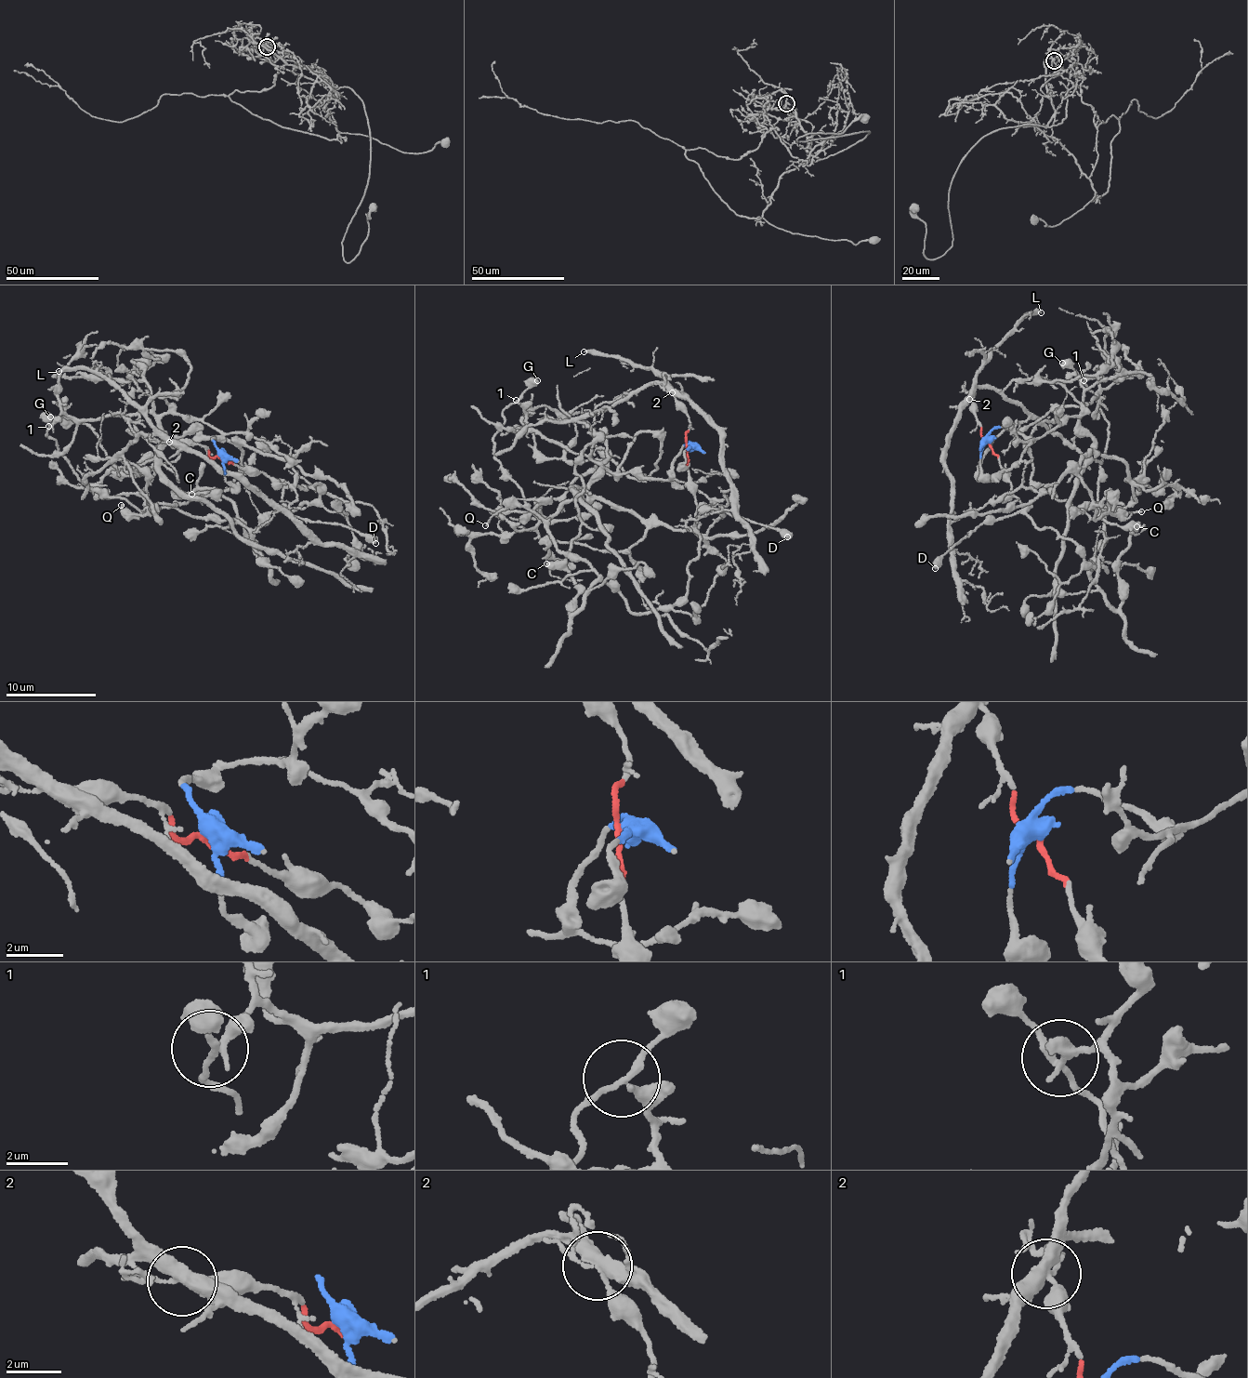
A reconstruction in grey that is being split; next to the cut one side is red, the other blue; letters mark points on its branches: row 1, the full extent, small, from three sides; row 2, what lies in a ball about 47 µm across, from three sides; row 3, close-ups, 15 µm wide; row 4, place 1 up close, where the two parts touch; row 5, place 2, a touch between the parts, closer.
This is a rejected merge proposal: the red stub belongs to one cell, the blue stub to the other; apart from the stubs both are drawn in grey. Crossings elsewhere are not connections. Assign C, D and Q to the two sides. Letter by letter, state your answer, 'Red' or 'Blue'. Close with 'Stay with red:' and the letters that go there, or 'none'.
C: Red
D: Red
Q: Red
Stay with red: C, D, Q

